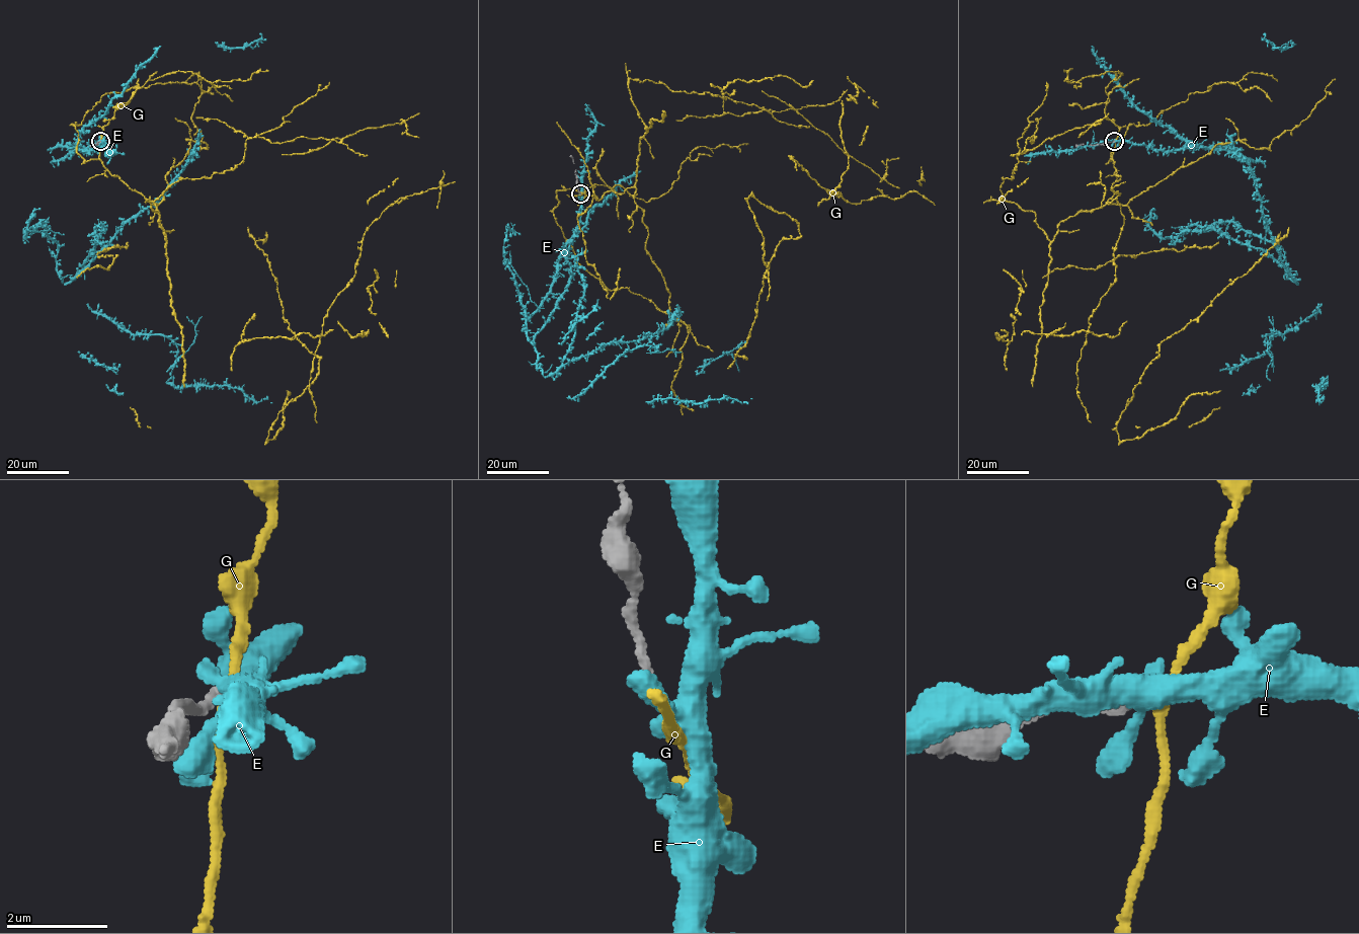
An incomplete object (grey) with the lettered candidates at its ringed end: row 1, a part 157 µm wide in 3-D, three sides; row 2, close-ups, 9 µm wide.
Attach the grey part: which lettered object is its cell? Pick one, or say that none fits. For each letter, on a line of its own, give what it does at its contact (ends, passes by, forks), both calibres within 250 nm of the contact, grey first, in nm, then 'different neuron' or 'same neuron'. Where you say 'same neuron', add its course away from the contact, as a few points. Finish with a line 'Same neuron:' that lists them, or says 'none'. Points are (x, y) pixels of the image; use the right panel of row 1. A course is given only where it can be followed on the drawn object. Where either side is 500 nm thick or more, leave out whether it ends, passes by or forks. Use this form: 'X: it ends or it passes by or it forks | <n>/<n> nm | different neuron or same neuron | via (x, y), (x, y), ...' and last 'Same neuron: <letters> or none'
E: it forks | 180/400 nm | different neuron
G: it passes by | 160/180 nm | different neuron
Same neuron: none

